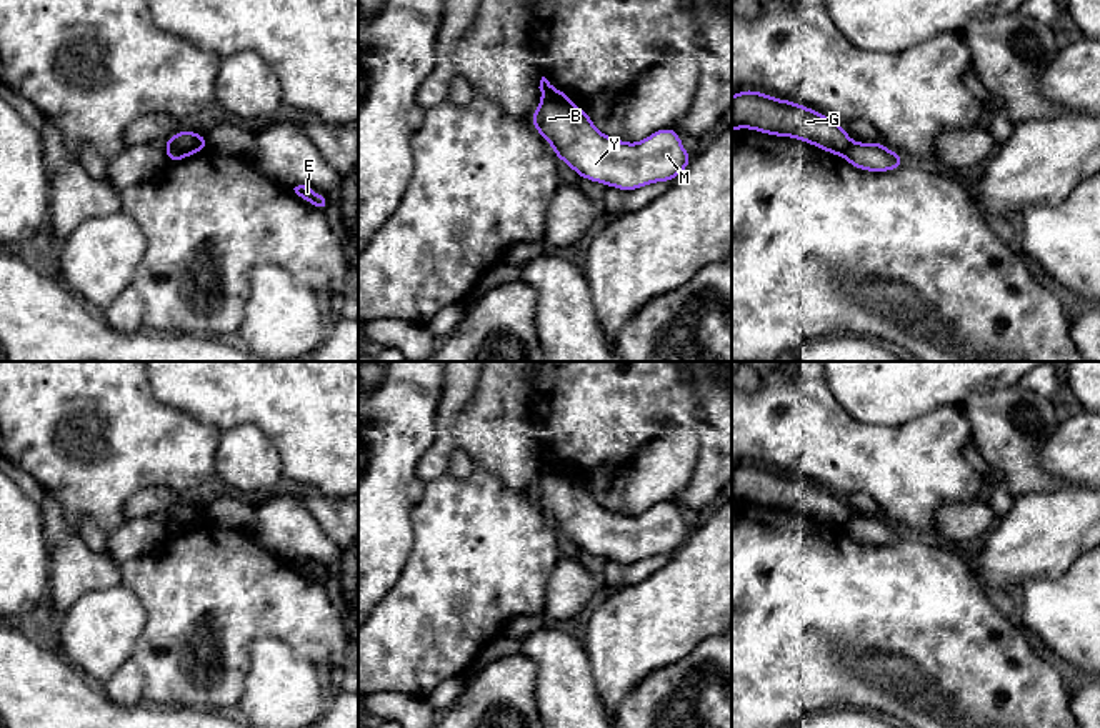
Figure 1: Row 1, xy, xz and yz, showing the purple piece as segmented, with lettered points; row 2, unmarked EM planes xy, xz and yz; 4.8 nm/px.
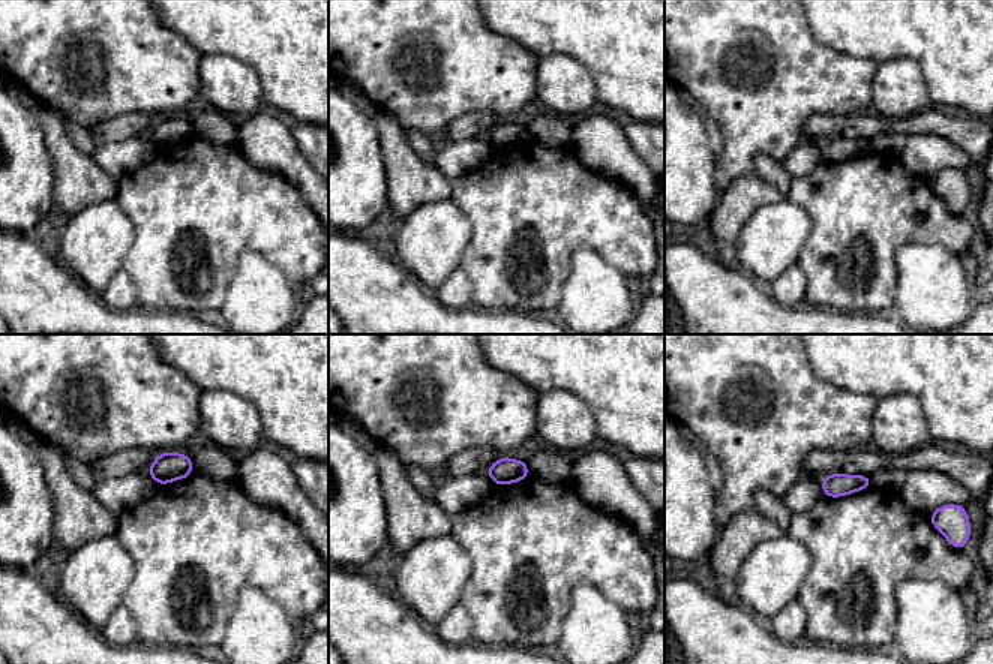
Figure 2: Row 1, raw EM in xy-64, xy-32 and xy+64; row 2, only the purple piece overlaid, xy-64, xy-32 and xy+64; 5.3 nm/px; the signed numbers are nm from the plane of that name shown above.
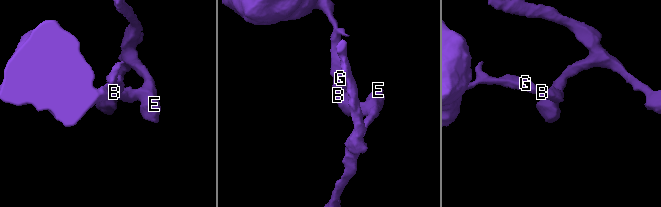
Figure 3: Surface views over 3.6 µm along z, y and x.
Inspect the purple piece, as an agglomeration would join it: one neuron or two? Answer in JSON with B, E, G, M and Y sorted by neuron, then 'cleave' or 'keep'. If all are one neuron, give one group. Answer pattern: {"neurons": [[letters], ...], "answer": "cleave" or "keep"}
{"neurons": [["B", "E", "M", "Y"], ["G"]], "answer": "cleave"}

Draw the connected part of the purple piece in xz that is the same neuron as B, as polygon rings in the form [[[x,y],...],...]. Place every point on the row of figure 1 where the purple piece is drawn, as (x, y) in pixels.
[[[543,100],[532,115],[537,132],[552,145],[580,178],[623,192],[672,182],[692,157],[673,128],[660,128],[637,143],[615,140],[602,133],[585,108]]]

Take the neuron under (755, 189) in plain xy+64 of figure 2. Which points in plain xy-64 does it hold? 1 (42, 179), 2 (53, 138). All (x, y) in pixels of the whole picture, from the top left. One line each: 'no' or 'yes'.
1: no
2: yes

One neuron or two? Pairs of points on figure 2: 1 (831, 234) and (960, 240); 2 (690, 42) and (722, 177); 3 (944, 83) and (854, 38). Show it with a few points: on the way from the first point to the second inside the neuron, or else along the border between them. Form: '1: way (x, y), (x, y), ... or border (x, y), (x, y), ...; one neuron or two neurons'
1: way (863, 228), (929, 228); one neuron
2: way (723, 75), (734, 86), (734, 144); one neuron
3: way (929, 57), (909, 38), (879, 38); one neuron

